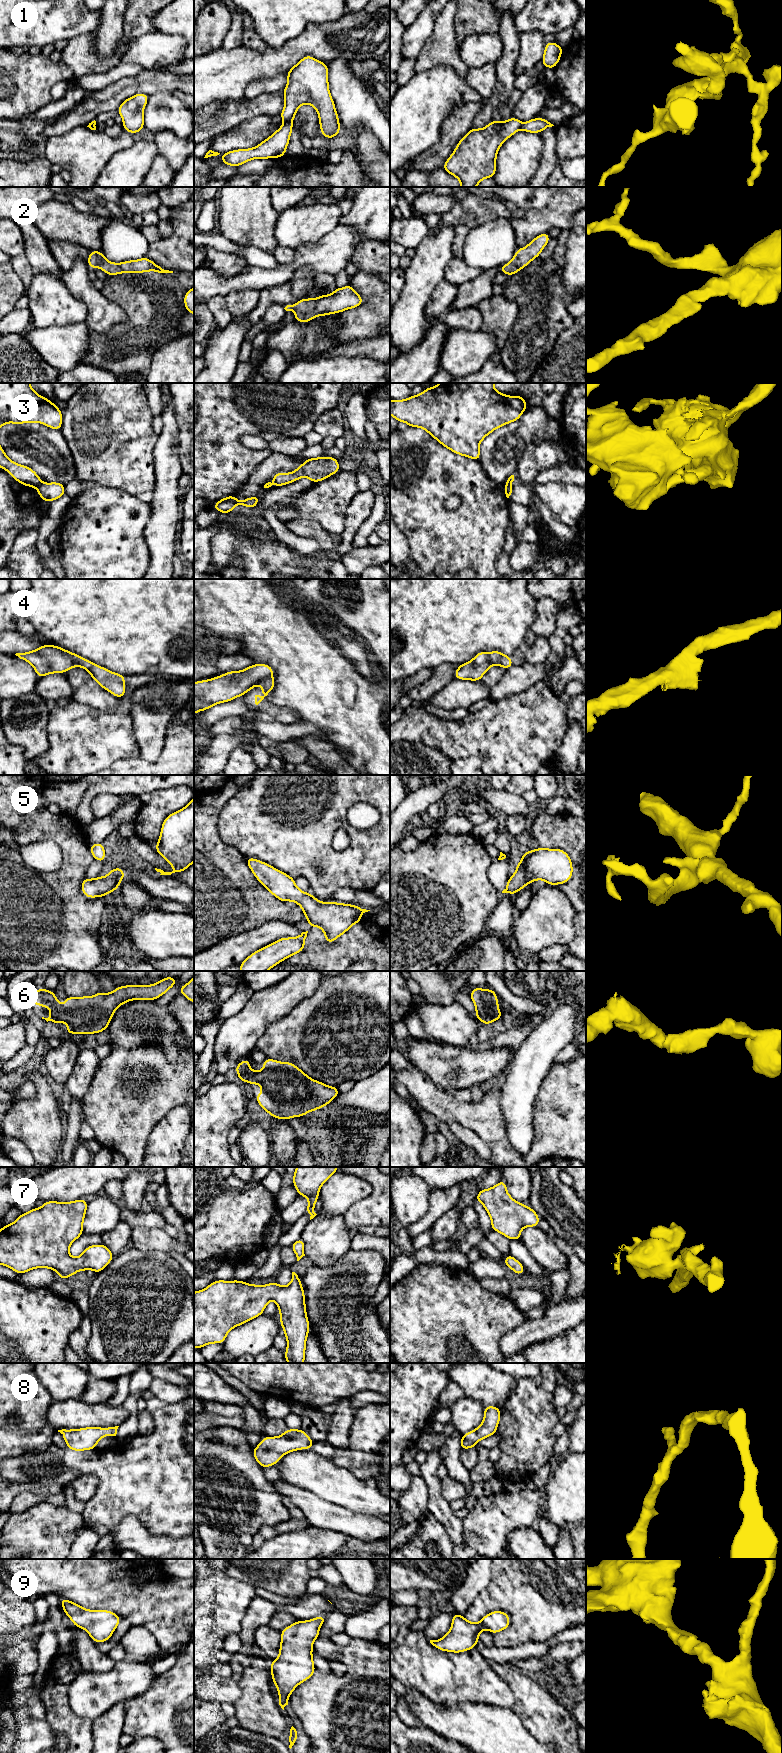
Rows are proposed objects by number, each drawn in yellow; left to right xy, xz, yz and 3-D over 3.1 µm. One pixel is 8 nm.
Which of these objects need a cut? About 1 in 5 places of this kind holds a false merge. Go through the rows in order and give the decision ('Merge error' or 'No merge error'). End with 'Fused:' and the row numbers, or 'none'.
1: Merge error
2: No merge error
3: Merge error
4: Merge error
5: No merge error
6: No merge error
7: No merge error
8: No merge error
9: No merge error
Fused: 1, 3, 4

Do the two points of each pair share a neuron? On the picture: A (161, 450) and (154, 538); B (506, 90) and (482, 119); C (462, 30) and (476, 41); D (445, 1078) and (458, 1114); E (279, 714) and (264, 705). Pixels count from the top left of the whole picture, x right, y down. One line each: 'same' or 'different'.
A: same
B: same
C: different
D: different
E: same

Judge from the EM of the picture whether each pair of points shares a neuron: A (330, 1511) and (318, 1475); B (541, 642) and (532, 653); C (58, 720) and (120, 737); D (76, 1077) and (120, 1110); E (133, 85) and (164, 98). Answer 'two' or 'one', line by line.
A: two
B: one
C: one
D: two
E: two

